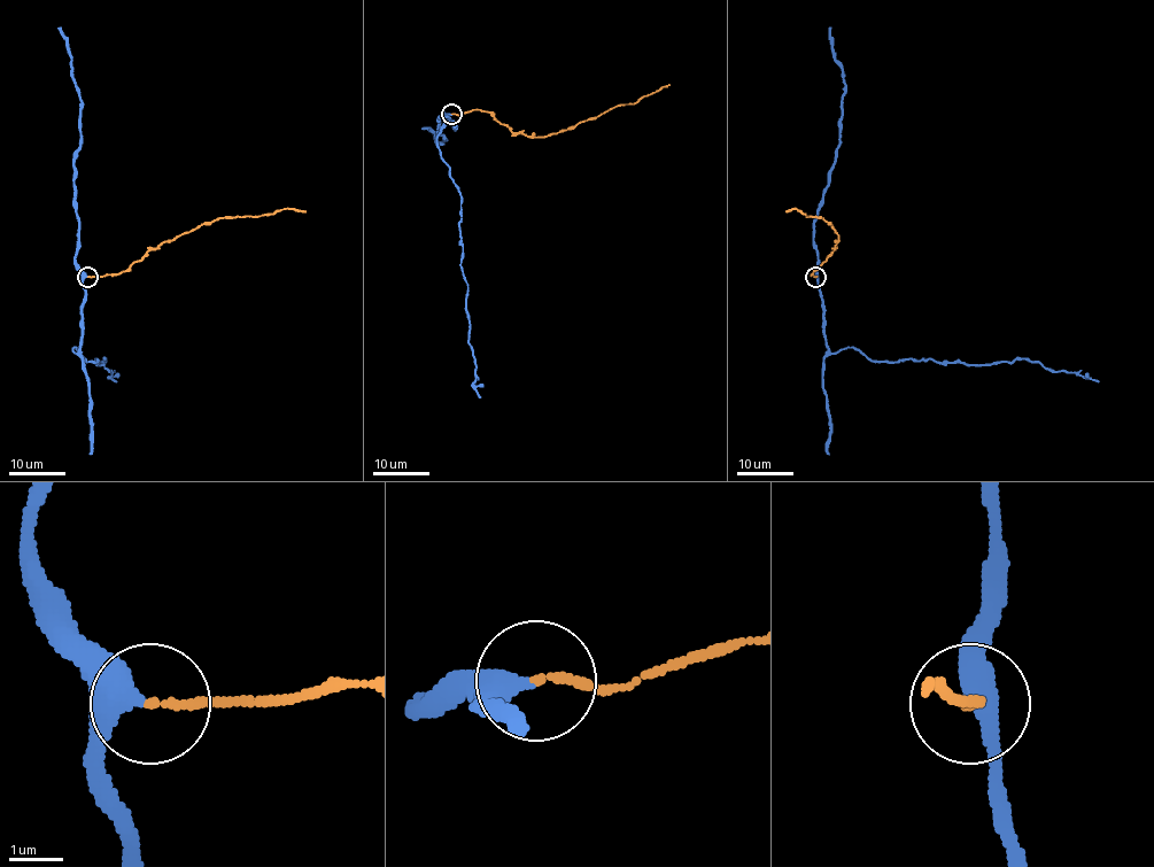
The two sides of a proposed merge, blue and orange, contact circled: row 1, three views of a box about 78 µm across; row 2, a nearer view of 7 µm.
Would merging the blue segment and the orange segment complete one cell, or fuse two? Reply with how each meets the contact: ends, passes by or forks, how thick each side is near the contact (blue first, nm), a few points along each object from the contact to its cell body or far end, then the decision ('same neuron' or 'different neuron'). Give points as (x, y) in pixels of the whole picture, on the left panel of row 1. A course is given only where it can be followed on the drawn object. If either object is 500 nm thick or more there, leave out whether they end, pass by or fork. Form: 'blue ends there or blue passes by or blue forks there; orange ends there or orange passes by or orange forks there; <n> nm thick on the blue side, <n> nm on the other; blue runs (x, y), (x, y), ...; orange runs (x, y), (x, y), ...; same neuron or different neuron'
blue passes by; orange ends there; 360 nm thick on the blue side, 150 nm on the other; blue runs (87, 277), (82, 281), (82, 345), (77, 353), (72, 348), (99, 365), (105, 358), (116, 381); orange runs (87, 277), (125, 271), (163, 241), (217, 218), (269, 215), (288, 208), (306, 213); same neuron

